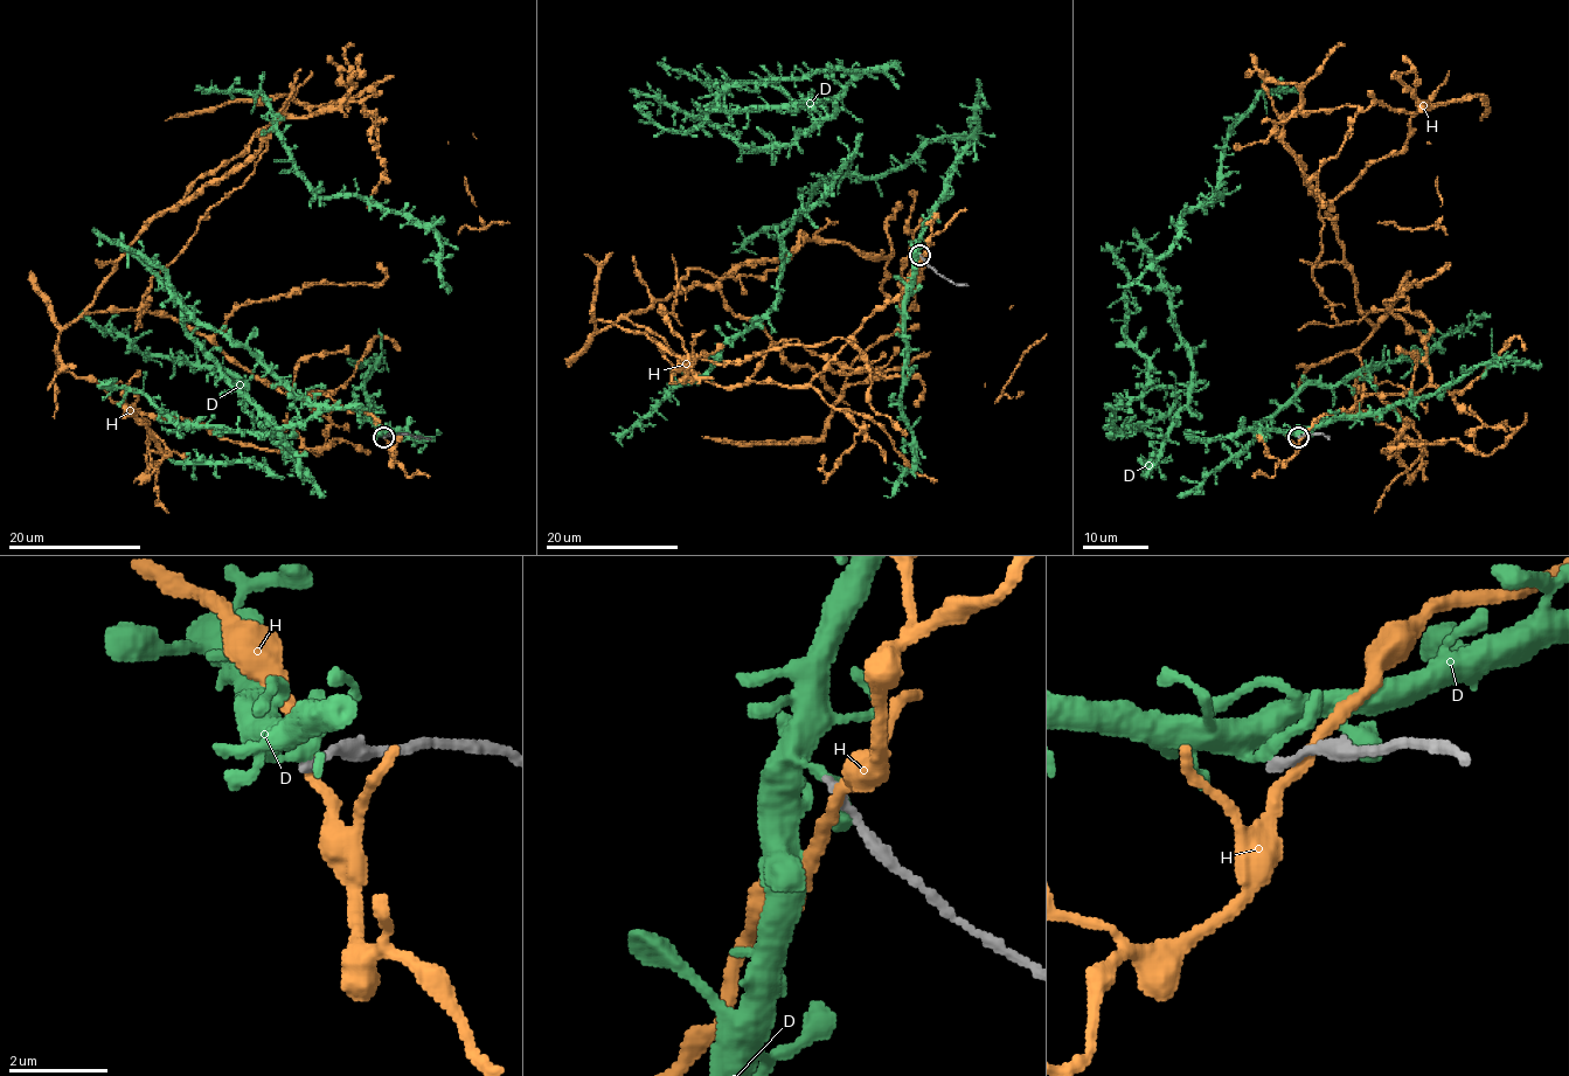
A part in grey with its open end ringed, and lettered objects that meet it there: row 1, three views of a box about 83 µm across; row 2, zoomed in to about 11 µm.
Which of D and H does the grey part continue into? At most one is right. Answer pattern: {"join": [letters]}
{"join": []}

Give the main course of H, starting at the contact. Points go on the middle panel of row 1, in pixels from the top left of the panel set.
H: (922, 257), (803, 384), (705, 381), (624, 317), (713, 285), (791, 365), (842, 388), (898, 327), (909, 191)

